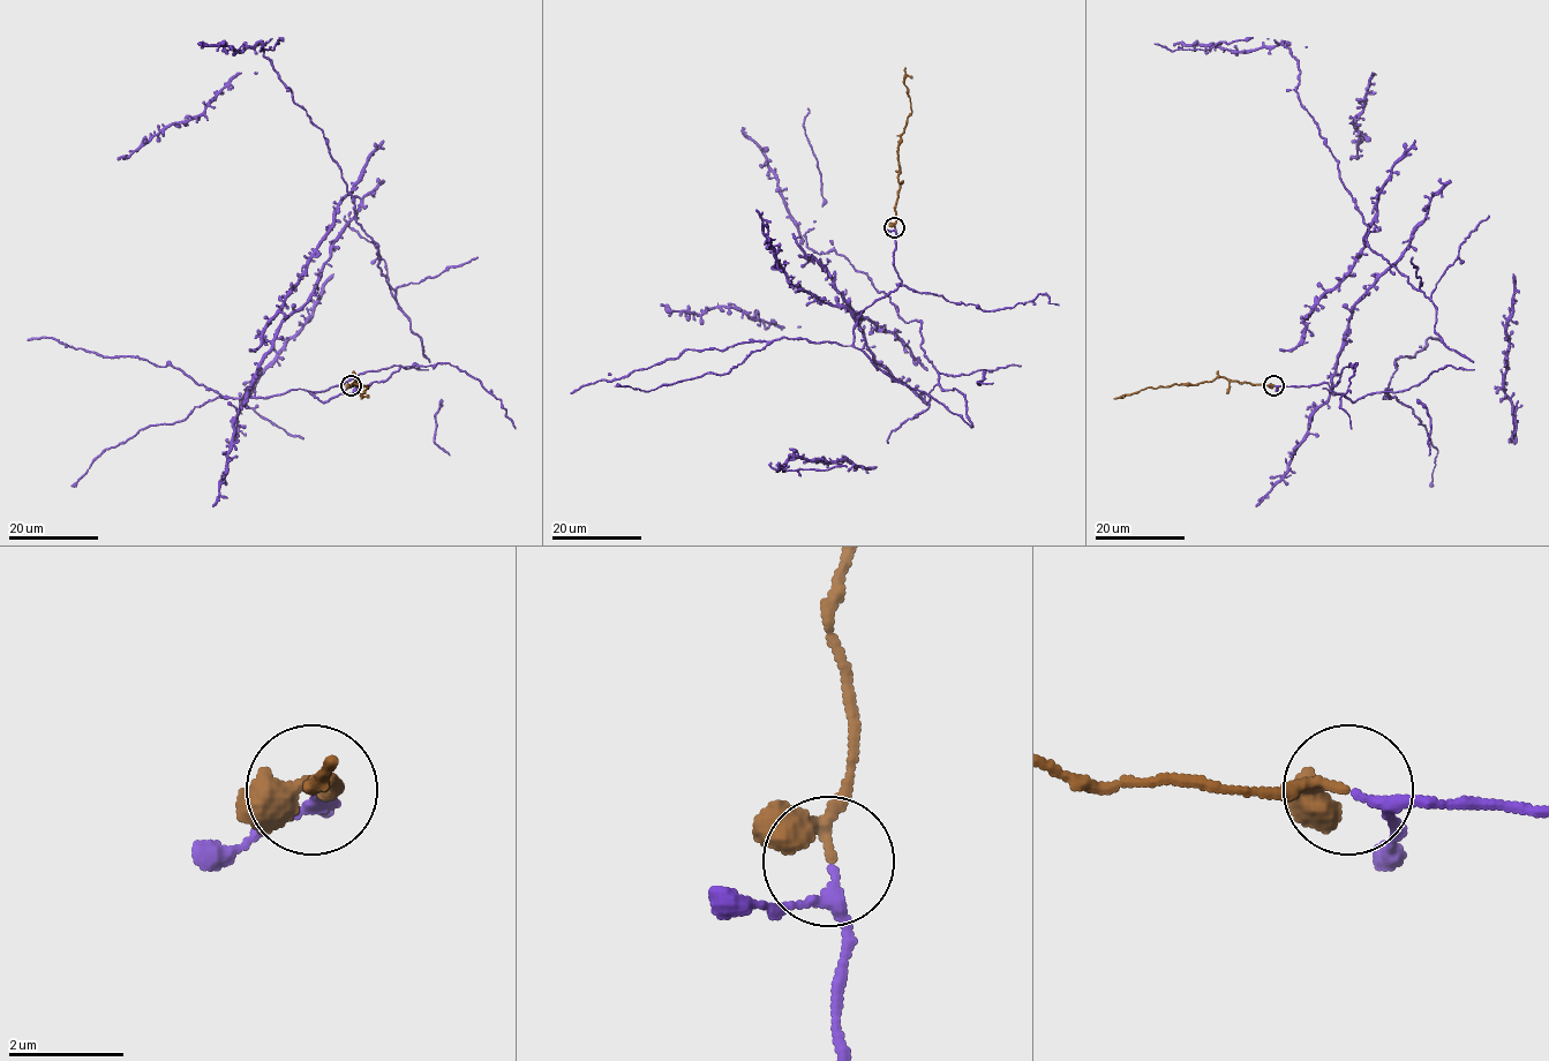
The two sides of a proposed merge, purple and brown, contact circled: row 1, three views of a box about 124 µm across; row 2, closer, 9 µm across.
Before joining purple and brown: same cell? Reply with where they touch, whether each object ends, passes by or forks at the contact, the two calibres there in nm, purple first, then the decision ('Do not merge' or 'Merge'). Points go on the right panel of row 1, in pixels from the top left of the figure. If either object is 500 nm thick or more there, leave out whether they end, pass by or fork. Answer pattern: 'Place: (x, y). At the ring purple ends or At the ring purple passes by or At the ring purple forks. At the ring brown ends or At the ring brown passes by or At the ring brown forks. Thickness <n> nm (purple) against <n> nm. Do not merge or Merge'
Place: (1273, 385). At the ring purple passes by. At the ring brown passes by. Thickness 170 nm (purple) against 170 nm. Merge

